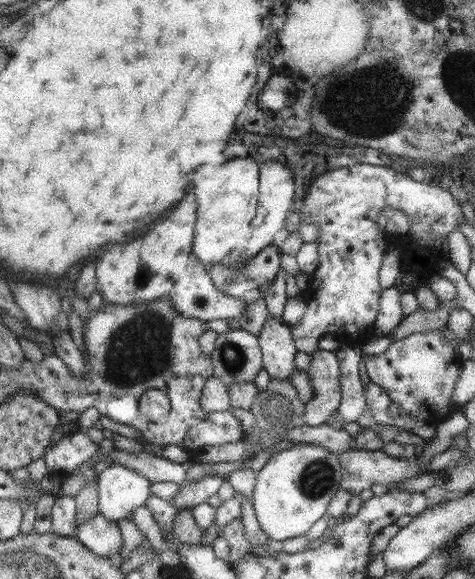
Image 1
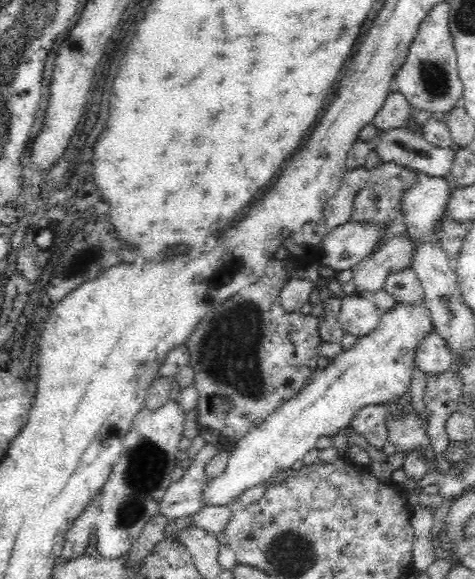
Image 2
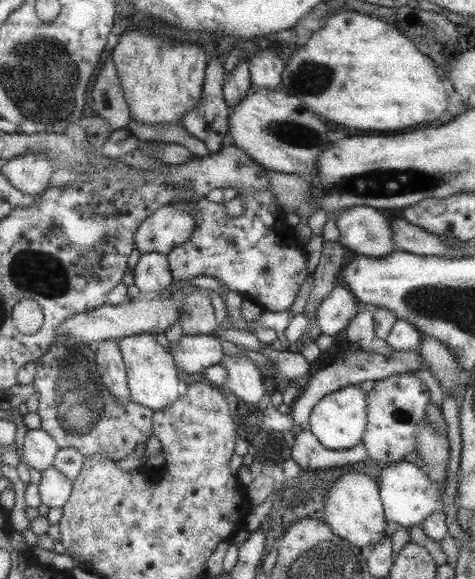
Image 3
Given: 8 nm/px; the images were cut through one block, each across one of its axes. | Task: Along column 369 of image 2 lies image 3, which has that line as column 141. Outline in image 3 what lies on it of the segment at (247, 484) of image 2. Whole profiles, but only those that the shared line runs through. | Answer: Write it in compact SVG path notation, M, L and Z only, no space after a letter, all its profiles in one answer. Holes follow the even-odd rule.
M149 333L128 336L118 339L123 361L127 367L127 378L131 388L131 401L148 406L158 411L176 402L180 392L178 384L182 384L176 372L175 357L169 353L167 344L162 342L158 336Z

